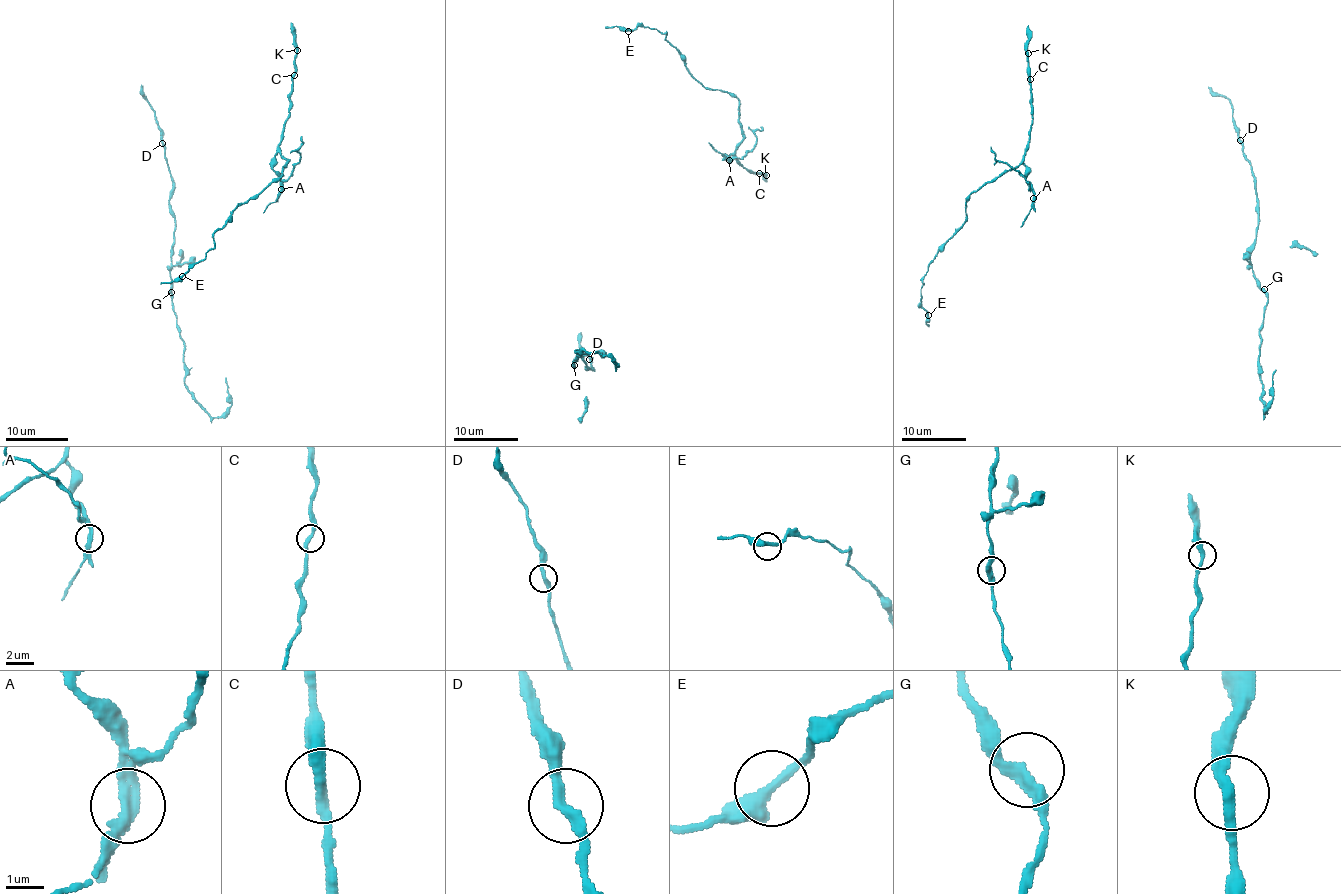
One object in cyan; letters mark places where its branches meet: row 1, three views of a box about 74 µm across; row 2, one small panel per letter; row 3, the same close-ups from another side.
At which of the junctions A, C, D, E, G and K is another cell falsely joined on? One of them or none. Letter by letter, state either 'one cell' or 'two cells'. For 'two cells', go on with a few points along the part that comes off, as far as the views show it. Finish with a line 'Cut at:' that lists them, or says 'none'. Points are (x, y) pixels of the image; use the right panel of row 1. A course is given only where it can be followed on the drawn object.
A: two cells; foreign part runs (1033, 198), (1029, 184), (1014, 168), (996, 160), (991, 147)
C: one cell
D: one cell
E: one cell
G: one cell
K: one cell
Cut at: A

